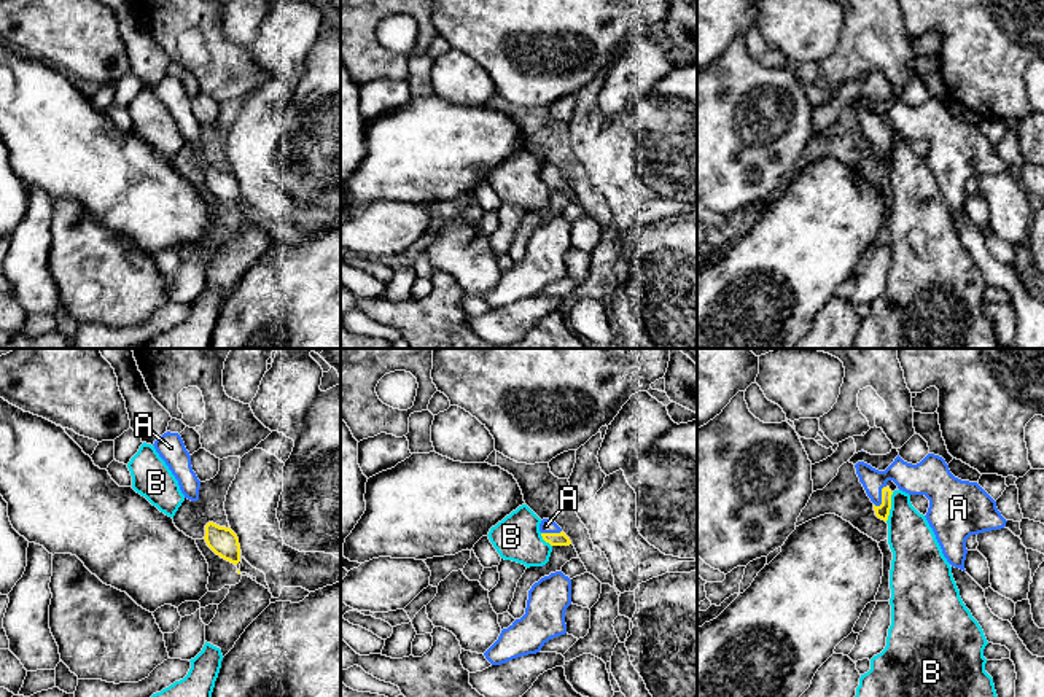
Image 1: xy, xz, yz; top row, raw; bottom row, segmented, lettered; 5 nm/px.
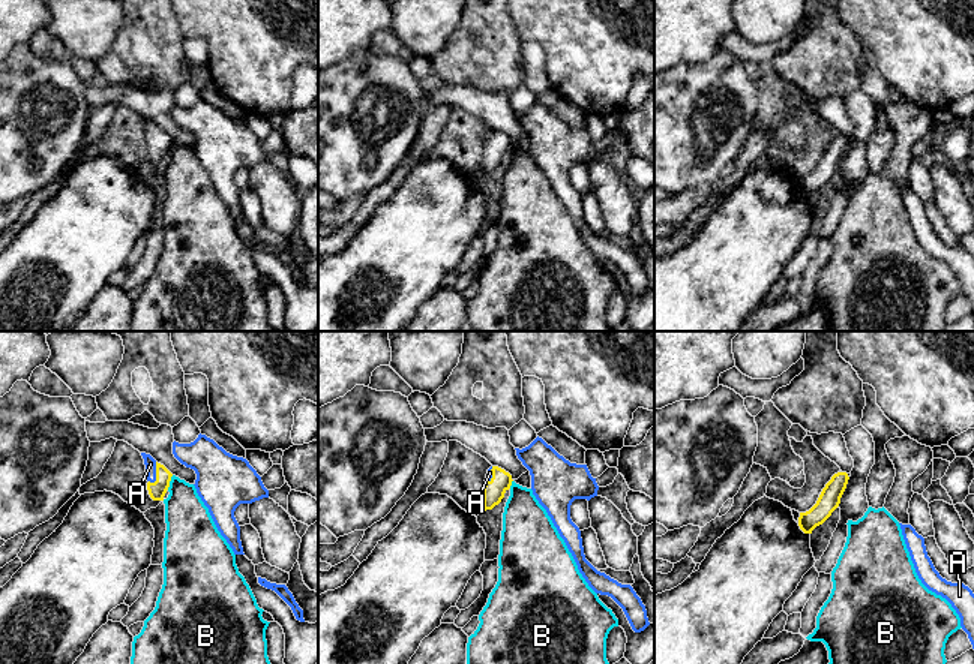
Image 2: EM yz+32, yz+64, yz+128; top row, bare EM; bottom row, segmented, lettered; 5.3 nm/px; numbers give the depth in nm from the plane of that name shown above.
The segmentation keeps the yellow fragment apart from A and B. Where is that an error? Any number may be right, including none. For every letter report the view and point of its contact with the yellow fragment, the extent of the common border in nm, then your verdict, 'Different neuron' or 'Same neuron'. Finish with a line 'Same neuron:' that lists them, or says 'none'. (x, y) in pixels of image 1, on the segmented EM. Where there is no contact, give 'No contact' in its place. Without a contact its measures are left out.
A: Touches yellow at yz (882, 497). Shared border 120 nm. Same neuron
B: Touches yellow at yz (890, 506). Shared border 160 nm. Different neuron
Same neuron: A

